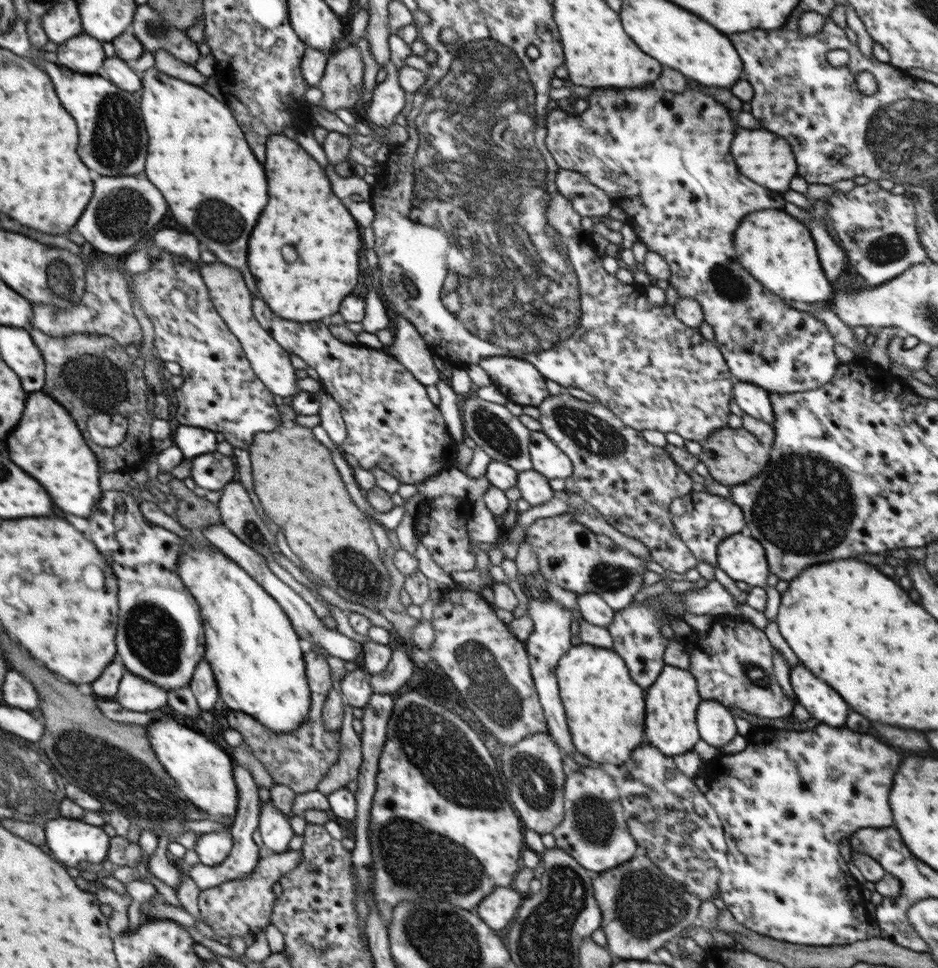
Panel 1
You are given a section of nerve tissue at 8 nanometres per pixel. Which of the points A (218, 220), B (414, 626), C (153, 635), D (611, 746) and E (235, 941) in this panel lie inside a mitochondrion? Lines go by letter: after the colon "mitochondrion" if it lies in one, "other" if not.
A: mitochondrion
B: other
C: mitochondrion
D: other
E: other

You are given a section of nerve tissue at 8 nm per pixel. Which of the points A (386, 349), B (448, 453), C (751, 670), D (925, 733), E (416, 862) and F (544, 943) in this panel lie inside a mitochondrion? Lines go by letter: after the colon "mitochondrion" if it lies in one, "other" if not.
A: other
B: other
C: mitochondrion
D: other
E: mitochondrion
F: mitochondrion

